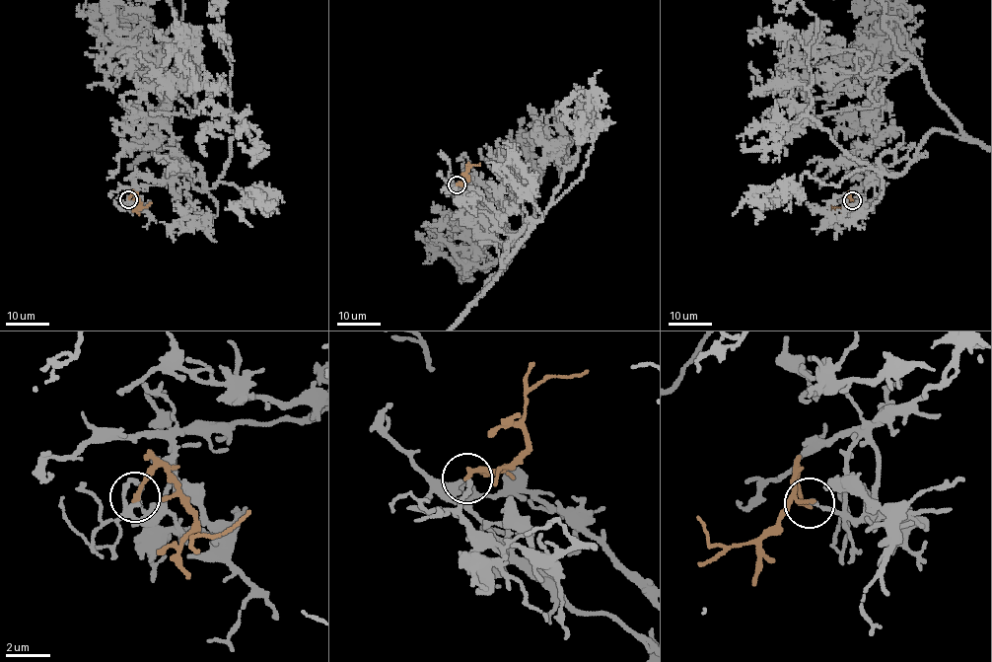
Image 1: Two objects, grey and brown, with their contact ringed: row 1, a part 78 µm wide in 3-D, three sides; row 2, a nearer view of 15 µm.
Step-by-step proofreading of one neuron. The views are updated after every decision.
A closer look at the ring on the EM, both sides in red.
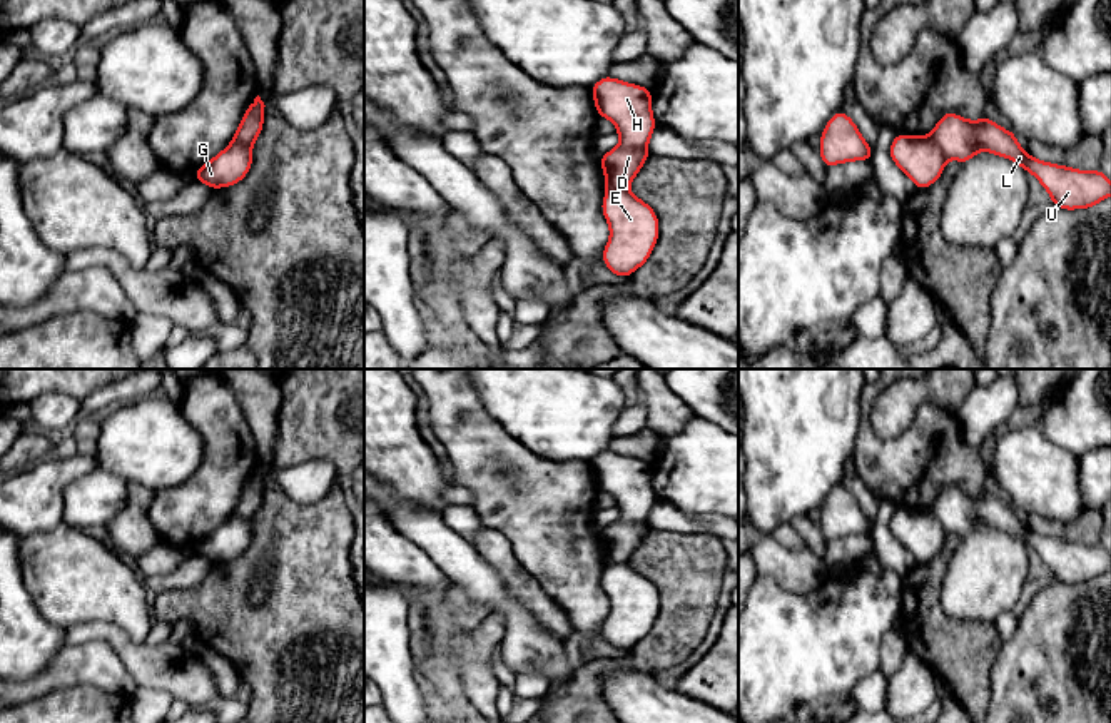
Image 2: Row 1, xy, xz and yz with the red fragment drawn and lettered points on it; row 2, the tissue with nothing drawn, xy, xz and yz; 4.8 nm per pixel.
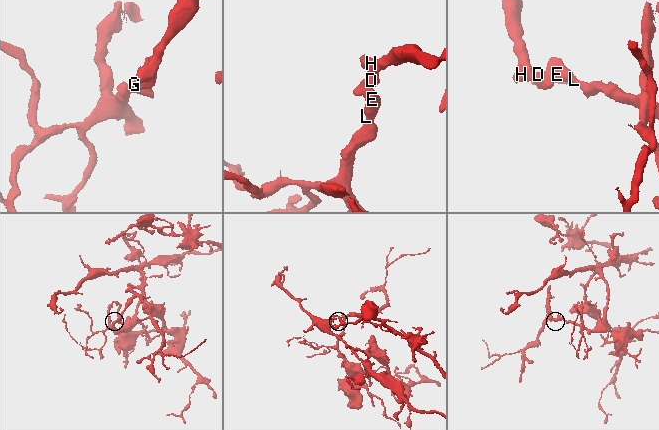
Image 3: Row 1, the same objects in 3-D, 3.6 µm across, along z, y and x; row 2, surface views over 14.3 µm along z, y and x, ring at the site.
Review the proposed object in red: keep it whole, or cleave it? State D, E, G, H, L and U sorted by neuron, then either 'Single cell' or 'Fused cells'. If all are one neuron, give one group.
Groups: D G H / E L U. Fused cells

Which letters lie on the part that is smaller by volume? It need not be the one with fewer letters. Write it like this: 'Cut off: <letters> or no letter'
Cut off: D, G, H

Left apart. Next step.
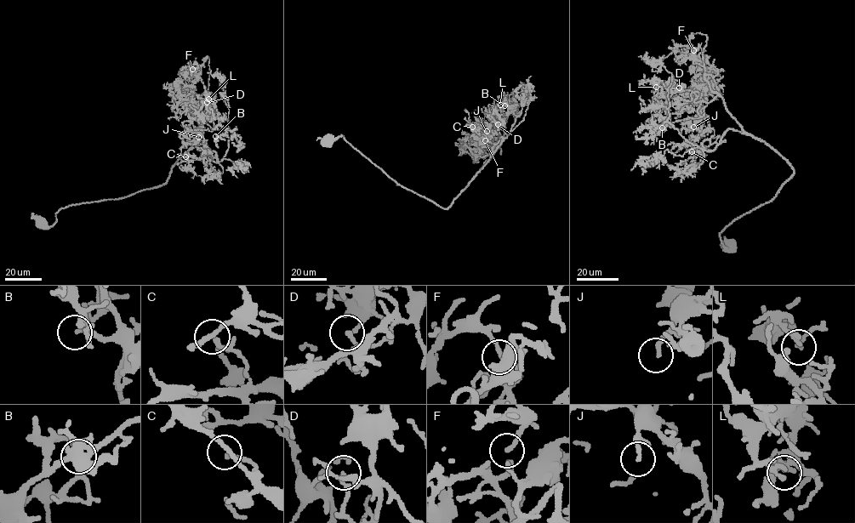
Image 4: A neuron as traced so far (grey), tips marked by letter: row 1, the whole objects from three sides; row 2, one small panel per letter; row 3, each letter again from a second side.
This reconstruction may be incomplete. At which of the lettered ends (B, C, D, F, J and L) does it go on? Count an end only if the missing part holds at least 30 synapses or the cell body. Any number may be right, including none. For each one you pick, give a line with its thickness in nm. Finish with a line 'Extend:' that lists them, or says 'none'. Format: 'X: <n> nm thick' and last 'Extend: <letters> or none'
Extend: none

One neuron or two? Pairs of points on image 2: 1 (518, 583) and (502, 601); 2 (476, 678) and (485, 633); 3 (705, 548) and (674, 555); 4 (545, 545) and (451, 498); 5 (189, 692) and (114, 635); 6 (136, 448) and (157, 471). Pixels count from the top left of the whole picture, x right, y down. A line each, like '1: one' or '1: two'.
1: two
2: one
3: one
4: two
5: one
6: one

